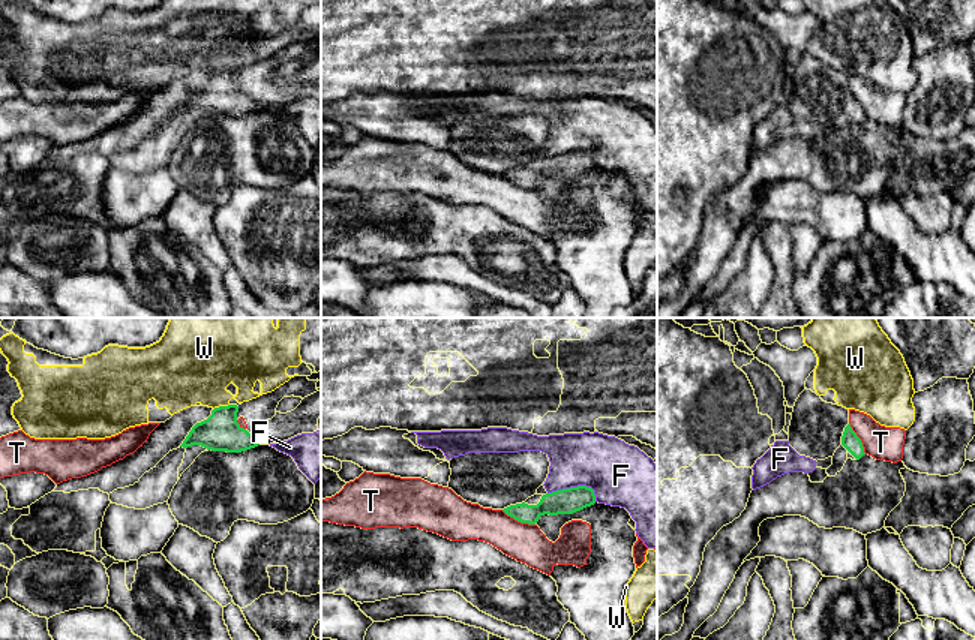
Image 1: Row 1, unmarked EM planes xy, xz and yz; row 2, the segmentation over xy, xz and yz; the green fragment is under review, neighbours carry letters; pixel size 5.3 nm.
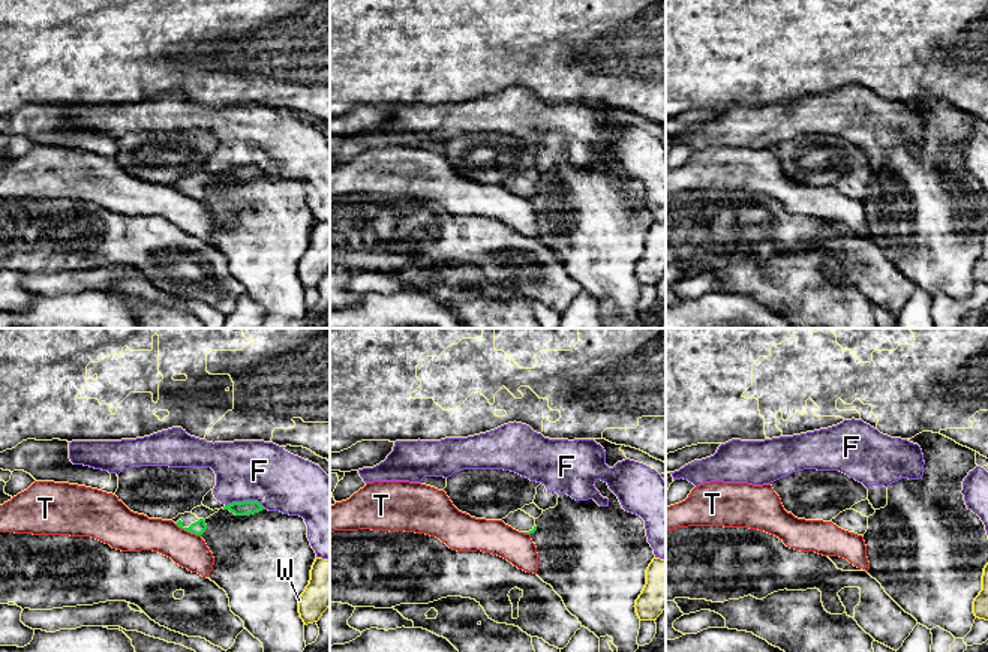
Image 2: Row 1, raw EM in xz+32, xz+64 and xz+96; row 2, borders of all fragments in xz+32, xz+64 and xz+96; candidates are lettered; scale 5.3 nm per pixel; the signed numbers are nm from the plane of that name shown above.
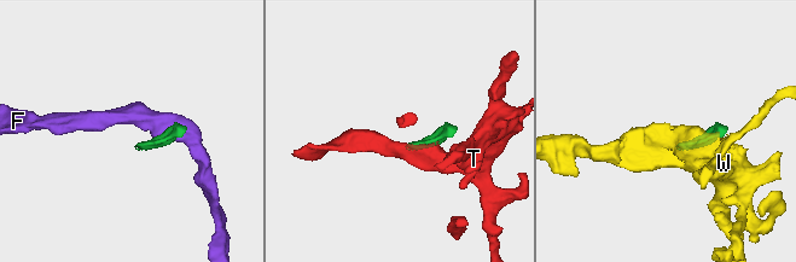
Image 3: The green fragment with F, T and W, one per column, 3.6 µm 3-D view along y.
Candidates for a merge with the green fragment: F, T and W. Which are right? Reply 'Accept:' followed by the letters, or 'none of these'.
Accept: none of these

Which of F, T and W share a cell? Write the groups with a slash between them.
F / T / W

